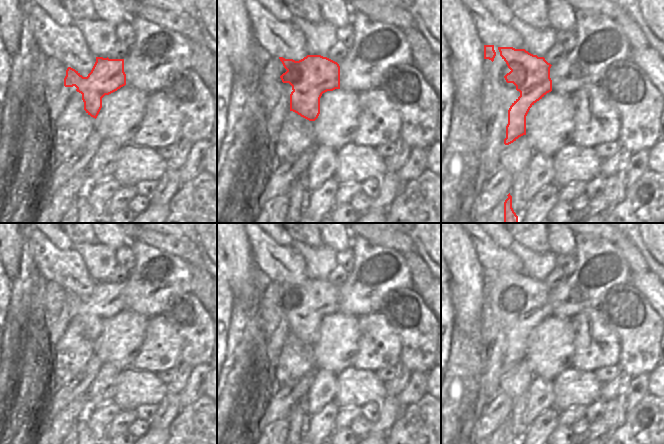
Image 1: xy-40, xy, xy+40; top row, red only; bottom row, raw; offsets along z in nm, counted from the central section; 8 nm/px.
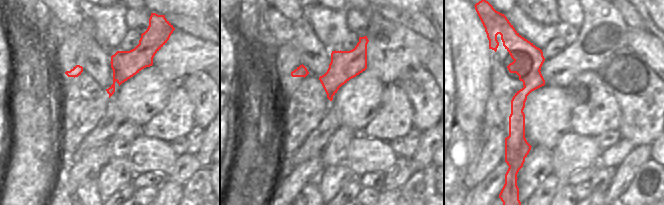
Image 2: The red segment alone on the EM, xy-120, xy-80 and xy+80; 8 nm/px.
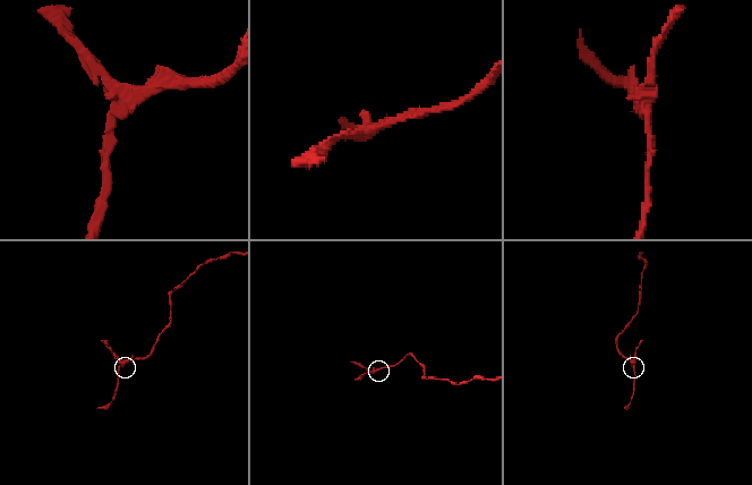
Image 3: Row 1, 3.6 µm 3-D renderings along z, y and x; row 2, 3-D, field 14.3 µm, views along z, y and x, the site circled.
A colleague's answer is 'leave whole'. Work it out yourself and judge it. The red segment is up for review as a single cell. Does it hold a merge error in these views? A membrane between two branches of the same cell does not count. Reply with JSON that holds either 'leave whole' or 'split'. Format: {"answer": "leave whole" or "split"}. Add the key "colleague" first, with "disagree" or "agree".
{"colleague": "disagree", "answer": "split"}

